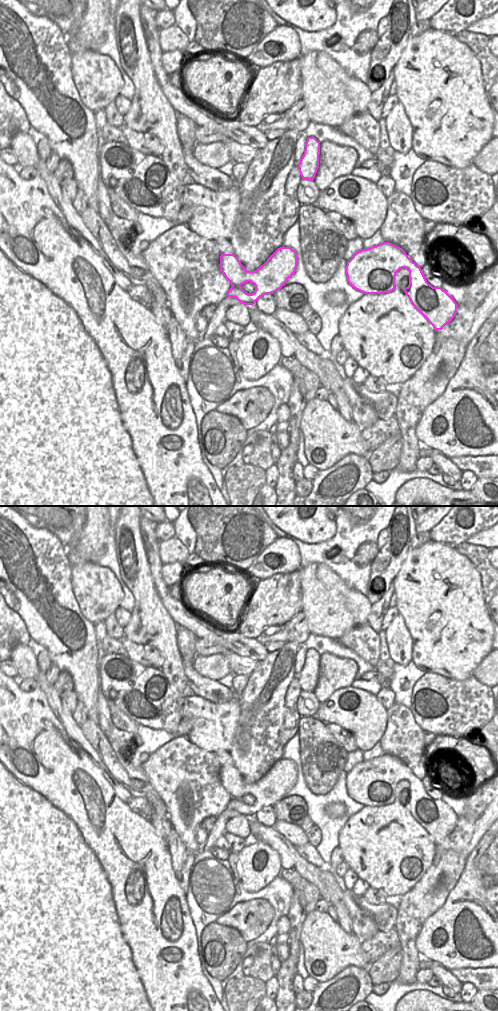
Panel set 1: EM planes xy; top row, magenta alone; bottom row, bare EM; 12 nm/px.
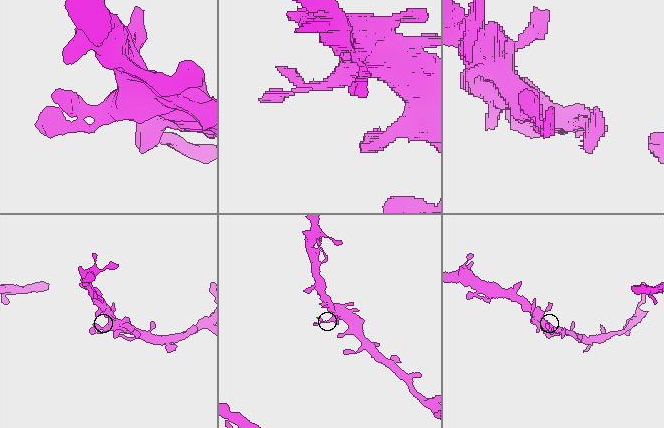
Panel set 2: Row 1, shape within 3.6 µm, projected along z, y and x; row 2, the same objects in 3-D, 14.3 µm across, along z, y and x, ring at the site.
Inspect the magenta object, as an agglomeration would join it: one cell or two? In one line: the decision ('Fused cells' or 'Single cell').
Single cell

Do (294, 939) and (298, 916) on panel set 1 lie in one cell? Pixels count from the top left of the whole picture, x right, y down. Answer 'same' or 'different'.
same

